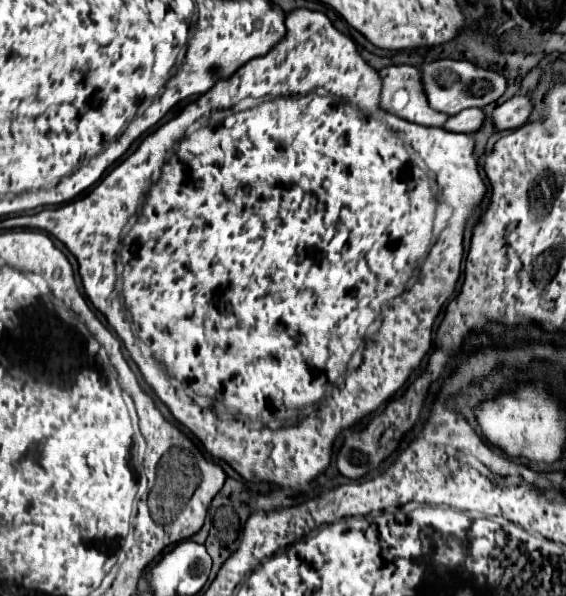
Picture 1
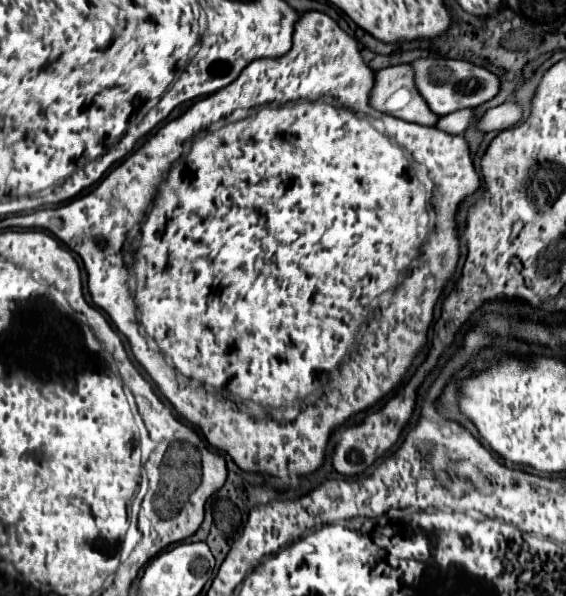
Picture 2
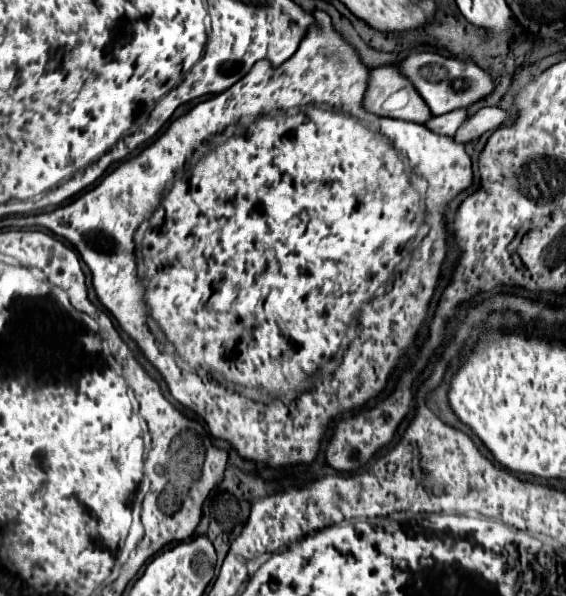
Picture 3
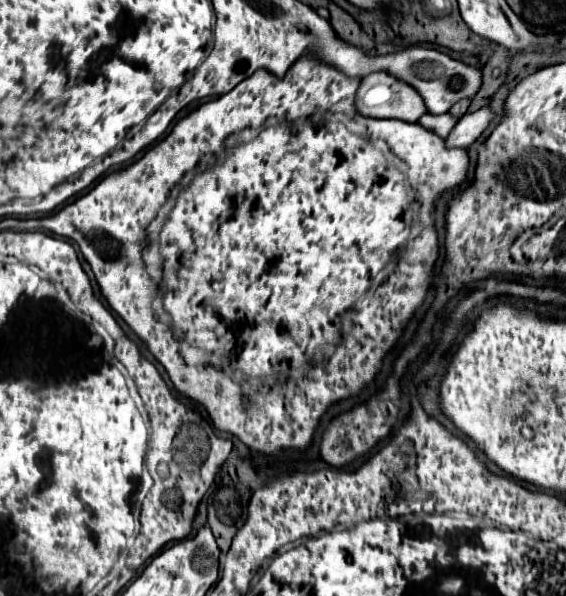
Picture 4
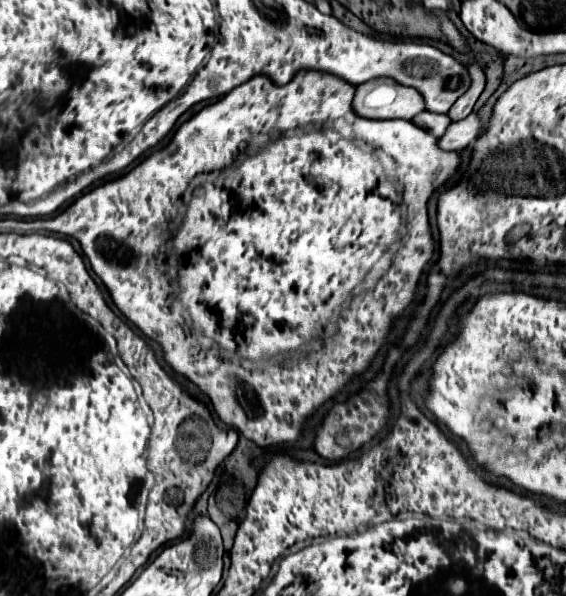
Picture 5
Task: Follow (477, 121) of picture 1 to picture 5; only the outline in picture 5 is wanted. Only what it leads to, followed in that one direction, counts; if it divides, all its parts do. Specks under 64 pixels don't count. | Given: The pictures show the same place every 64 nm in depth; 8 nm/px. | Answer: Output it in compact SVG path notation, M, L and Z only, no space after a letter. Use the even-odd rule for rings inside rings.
M420 112L414 120L412 120L416 126L420 126L420 128L424 128L426 132L430 132L430 134L434 134L436 138L440 138L444 132L446 132L446 128L448 128L448 124L452 122L450 118L448 118L448 114L434 114L434 112Z

